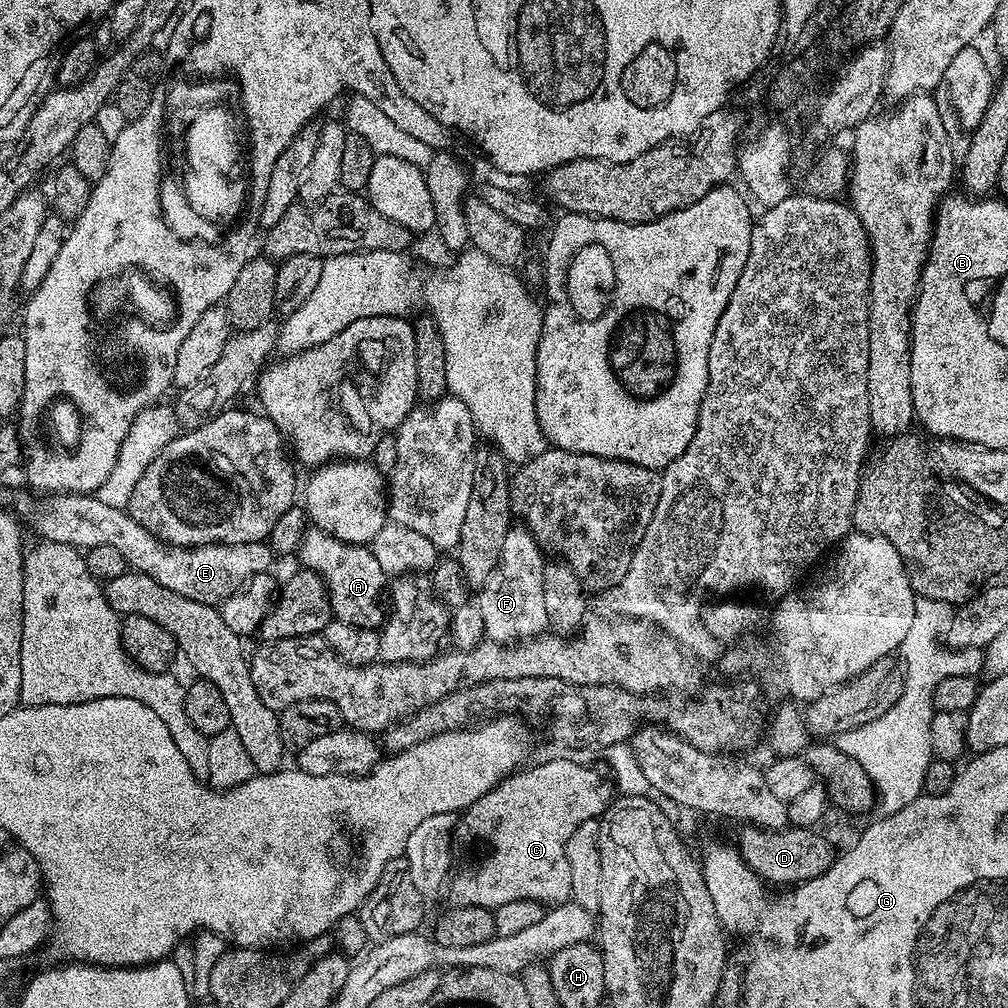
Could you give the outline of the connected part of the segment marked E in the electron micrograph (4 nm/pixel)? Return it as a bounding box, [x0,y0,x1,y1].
[28,492,274,606]

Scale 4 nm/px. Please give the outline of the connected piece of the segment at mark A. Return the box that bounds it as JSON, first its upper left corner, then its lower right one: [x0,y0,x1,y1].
[298,526,386,629]

